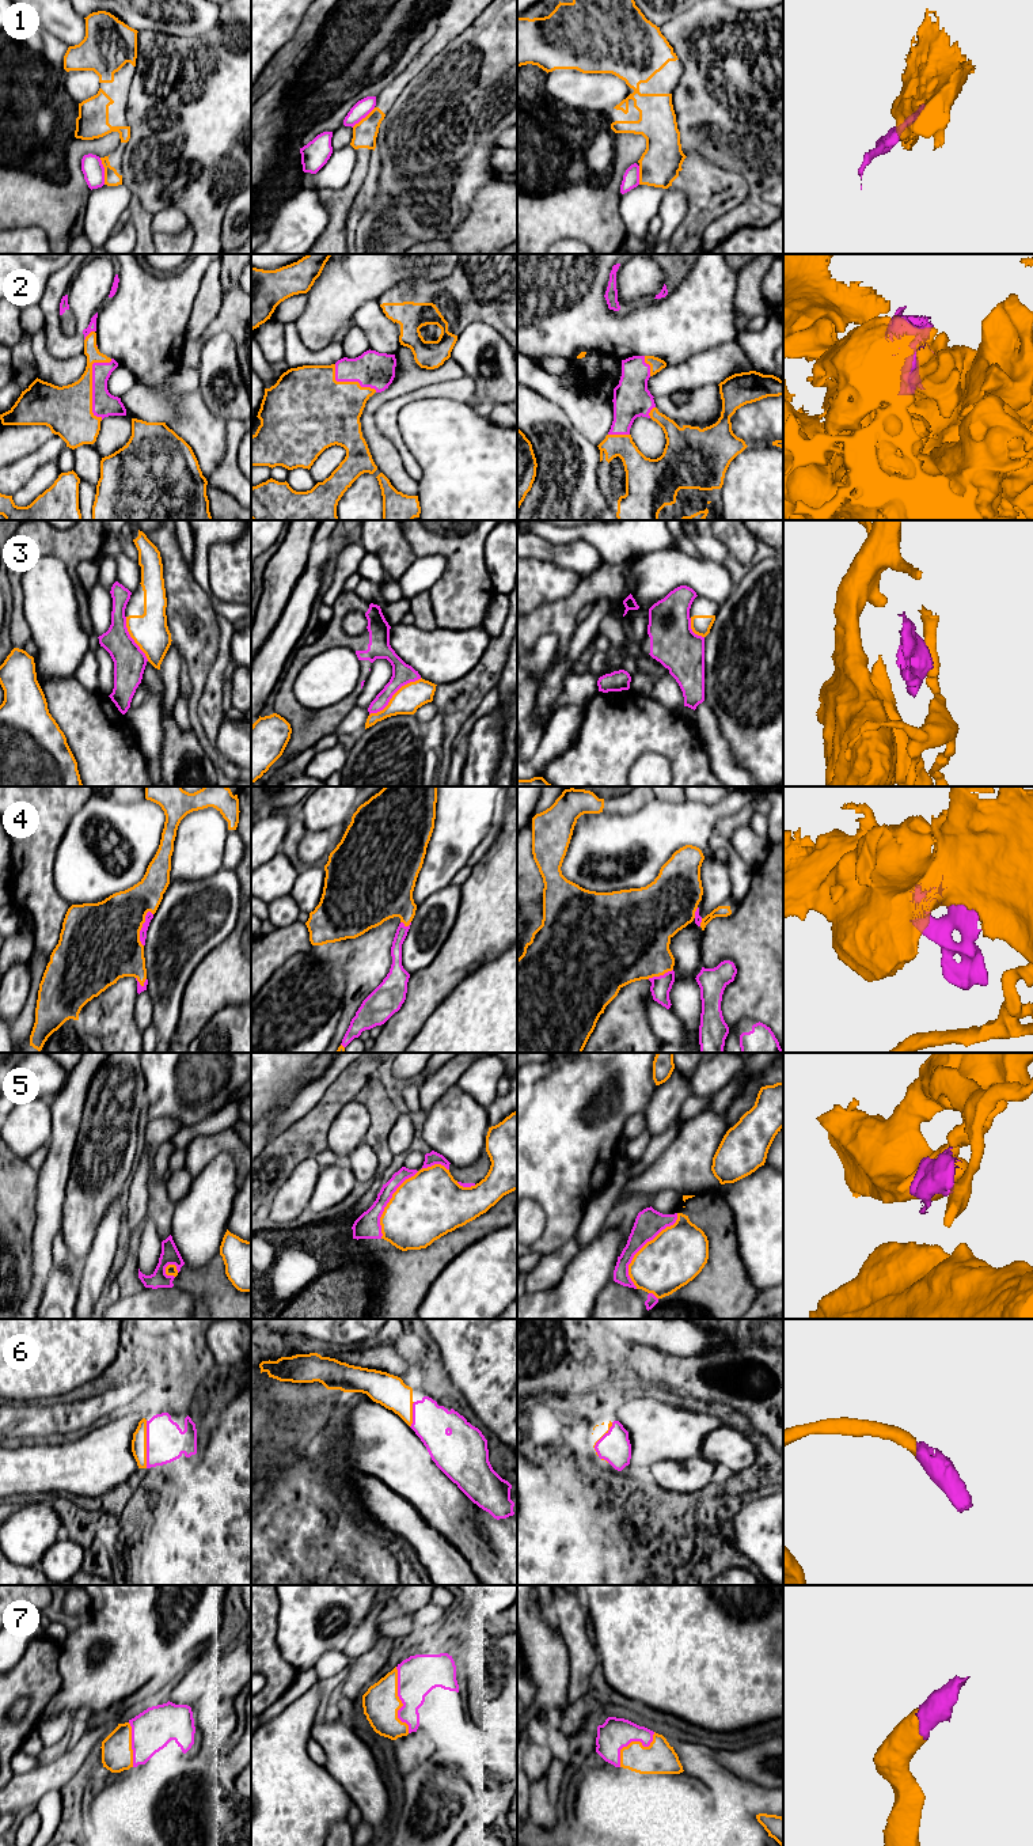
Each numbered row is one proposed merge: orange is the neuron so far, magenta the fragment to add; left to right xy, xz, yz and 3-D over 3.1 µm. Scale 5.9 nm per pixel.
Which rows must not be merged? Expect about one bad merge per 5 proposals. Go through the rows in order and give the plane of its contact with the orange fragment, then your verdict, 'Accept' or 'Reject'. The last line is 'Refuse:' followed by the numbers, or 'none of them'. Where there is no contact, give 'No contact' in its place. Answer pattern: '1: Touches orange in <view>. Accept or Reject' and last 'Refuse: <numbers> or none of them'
1: Touches orange in xy. Reject
2: Touches orange in xy. Accept
3: Touches orange in xz. Reject
4: Touches orange in xy. Accept
5: Touches orange in yz. Reject
6: Touches orange in xy. Accept
7: Touches orange in xz. Accept
Refuse: 1, 3, 5

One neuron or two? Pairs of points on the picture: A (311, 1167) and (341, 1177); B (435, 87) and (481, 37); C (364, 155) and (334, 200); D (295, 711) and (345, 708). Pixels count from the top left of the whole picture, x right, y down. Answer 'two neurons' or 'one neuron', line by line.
A: two neurons
B: one neuron
C: one neuron
D: one neuron

